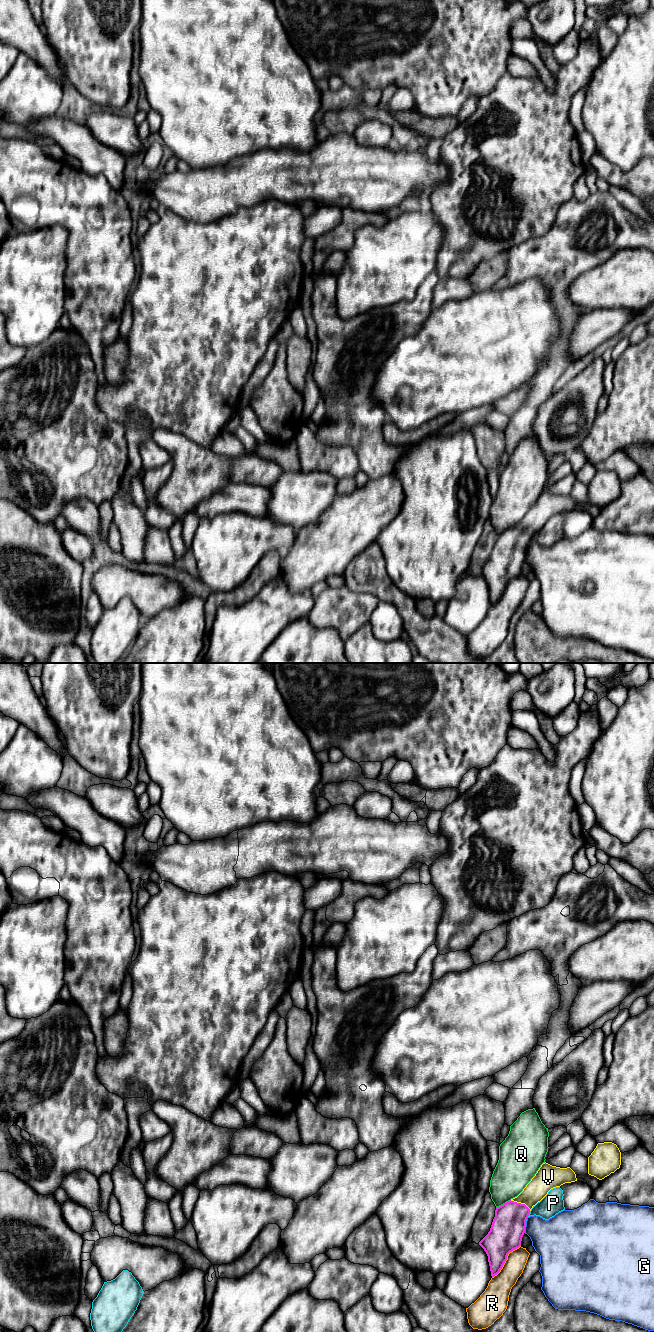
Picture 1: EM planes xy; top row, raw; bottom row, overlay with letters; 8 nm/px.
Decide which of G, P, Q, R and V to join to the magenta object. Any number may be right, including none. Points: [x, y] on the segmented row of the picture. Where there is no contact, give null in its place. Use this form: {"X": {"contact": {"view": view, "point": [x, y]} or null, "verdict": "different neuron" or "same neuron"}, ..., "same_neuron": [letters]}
{"G": {"contact": {"view": "xy", "point": [525, 1226]}, "verdict": "different neuron"}, "P": {"contact": {"view": "xy", "point": [529, 1213]}, "verdict": "different neuron"}, "Q": {"contact": {"view": "xy", "point": [503, 1204]}, "verdict": "different neuron"}, "R": {"contact": {"view": "xy", "point": [506, 1259]}, "verdict": "different neuron"}, "V": {"contact": {"view": "xy", "point": [520, 1203]}, "verdict": "same neuron"}, "same_neuron": ["V"]}

